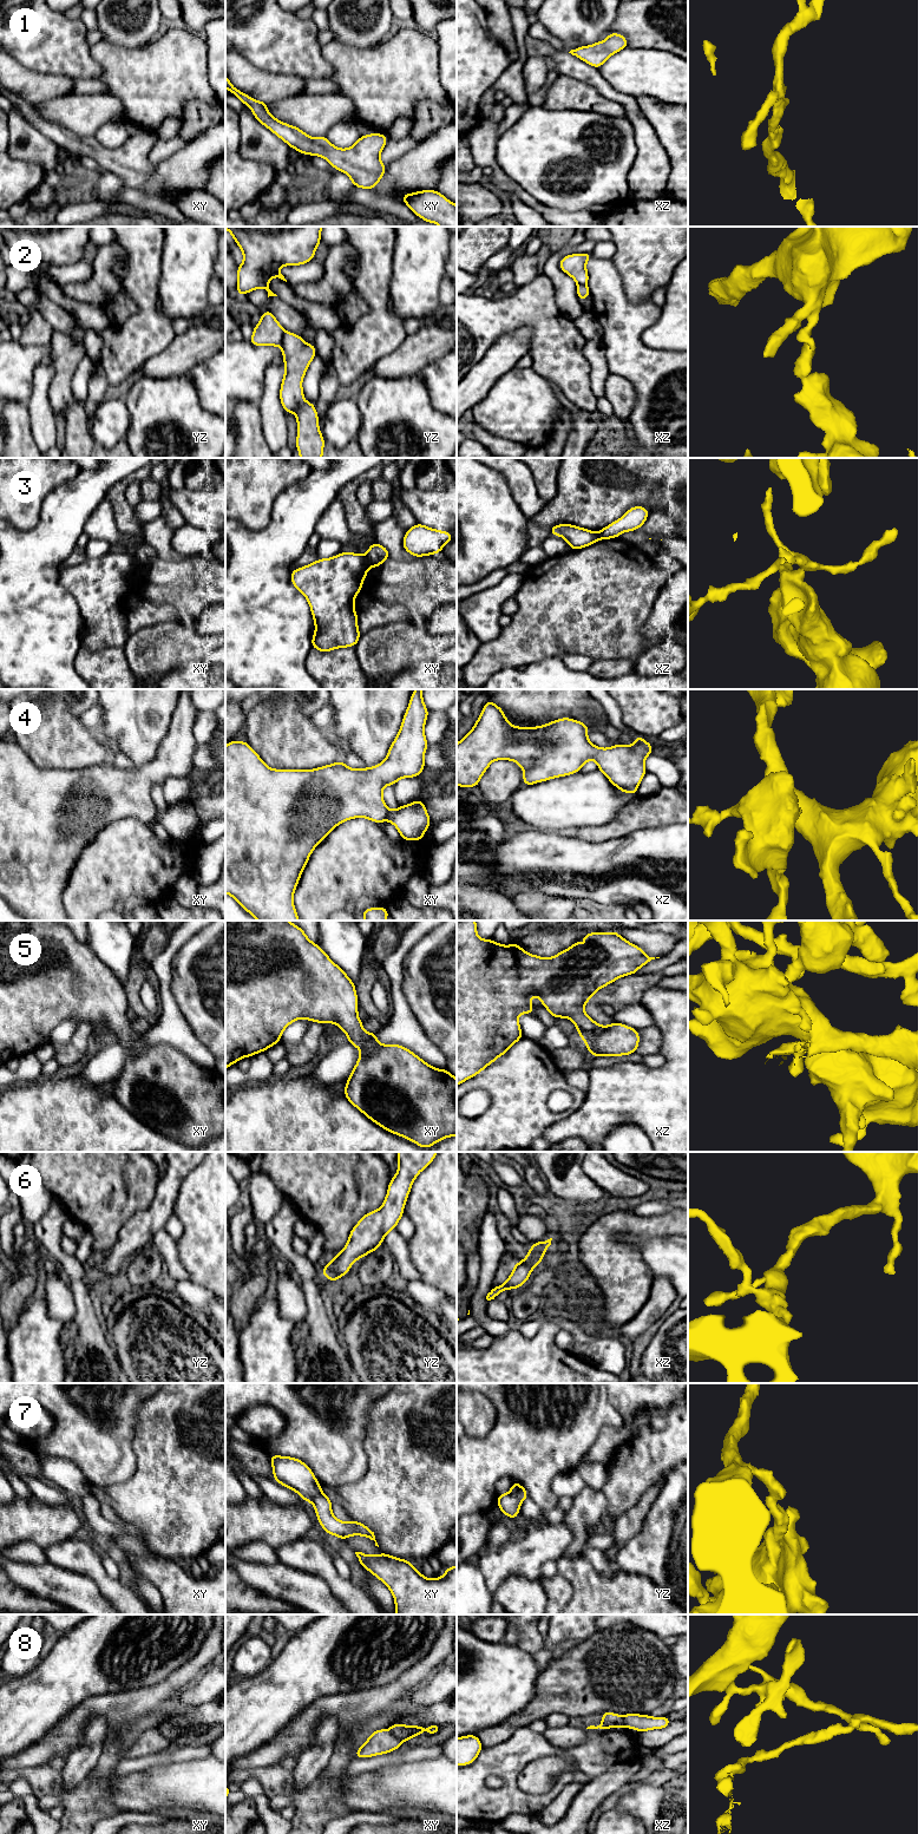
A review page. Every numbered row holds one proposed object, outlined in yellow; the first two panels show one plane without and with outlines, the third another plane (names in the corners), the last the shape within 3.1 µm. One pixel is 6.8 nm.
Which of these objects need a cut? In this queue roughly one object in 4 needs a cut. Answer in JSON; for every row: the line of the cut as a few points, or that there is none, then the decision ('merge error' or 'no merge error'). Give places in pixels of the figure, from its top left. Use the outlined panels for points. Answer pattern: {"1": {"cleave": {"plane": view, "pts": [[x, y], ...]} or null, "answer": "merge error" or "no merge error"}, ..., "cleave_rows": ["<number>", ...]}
{"1": {"cleave": null, "answer": "no merge error"}, "2": {"cleave": {"plane": "yz", "pts": [[284, 331], [280, 345]]}, "answer": "merge error"}, "3": {"cleave": {"plane": "xy", "pts": [[365, 555], [369, 564]]}, "answer": "merge error"}, "4": {"cleave": null, "answer": "no merge error"}, "5": {"cleave": null, "answer": "no merge error"}, "6": {"cleave": null, "answer": "no merge error"}, "7": {"cleave": {"plane": "xy", "pts": [[321, 1493], [310, 1501]]}, "answer": "merge error"}, "8": {"cleave": {"plane": "xz", "pts": [[625, 1715], [623, 1727]]}, "answer": "merge error"}, "cleave_rows": ["2", "3", "7", "8"]}

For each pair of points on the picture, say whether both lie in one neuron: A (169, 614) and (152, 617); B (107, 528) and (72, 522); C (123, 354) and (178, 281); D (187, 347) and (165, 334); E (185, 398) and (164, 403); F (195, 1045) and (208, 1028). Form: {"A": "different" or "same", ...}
{"A": "same", "B": "different", "C": "different", "D": "different", "E": "same", "F": "different"}

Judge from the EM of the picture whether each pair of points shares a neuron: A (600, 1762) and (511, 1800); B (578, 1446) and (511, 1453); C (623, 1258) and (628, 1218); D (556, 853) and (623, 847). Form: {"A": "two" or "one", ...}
{"A": "one", "B": "one", "C": "one", "D": "one"}

